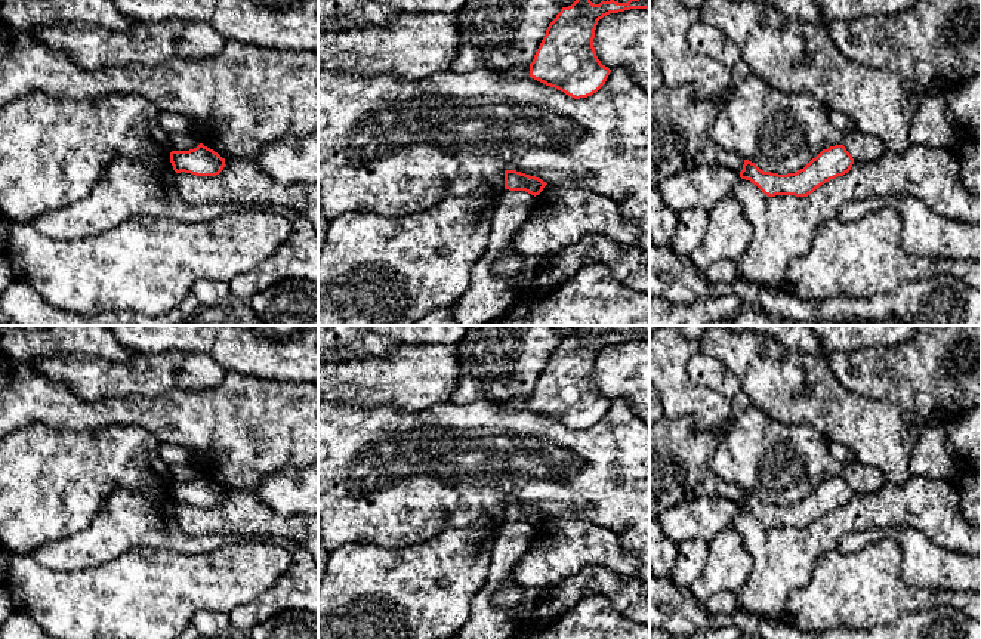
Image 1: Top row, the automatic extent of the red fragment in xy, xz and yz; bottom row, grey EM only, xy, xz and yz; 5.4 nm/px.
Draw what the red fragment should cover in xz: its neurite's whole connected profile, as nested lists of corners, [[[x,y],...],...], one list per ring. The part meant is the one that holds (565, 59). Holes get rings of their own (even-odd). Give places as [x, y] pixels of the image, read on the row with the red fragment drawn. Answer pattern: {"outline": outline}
{"outline": [[[576,0],[571,6],[562,7],[549,24],[530,64],[530,77],[574,99],[596,93],[611,72],[601,64],[593,47],[598,21],[630,9],[650,10],[650,0],[610,0],[599,4]]]}

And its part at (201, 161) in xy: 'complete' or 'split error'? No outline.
complete

